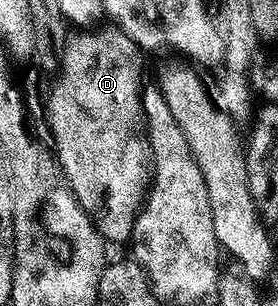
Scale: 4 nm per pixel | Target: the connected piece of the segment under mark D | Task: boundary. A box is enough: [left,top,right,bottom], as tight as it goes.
[47,29,151,244]

